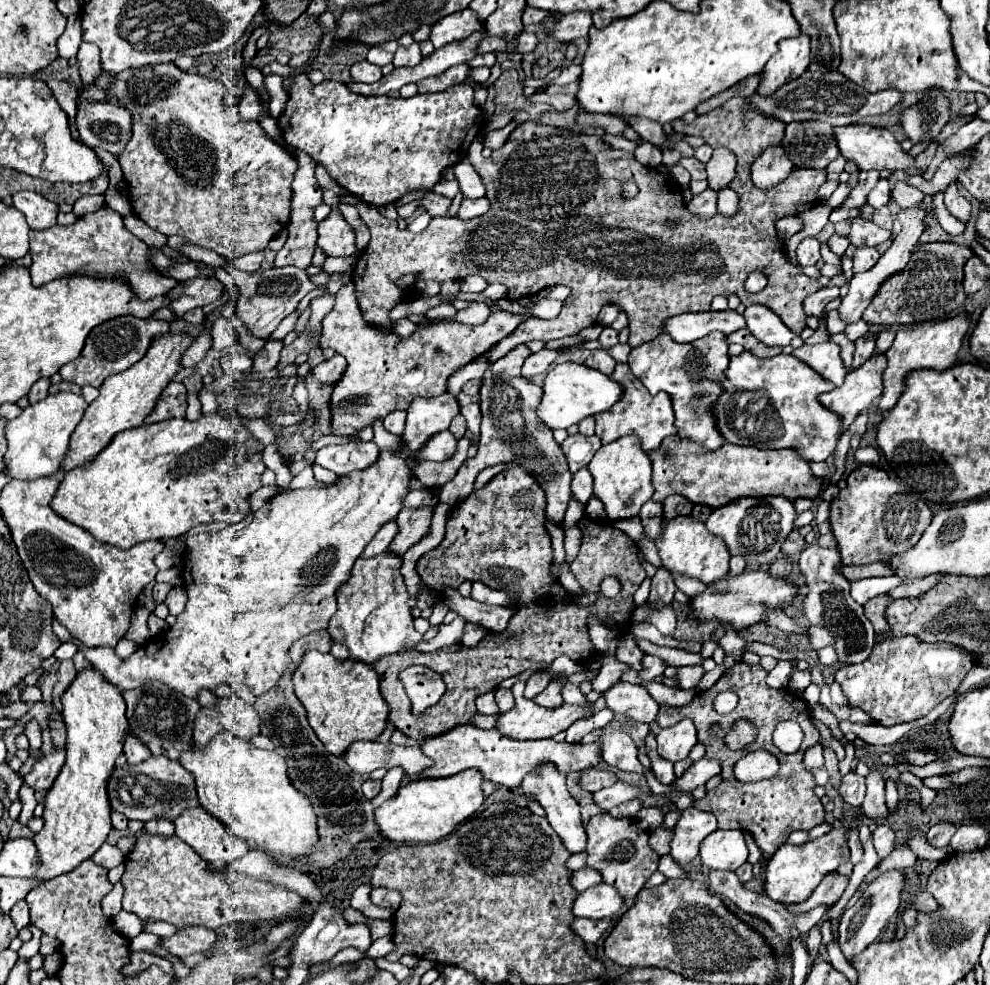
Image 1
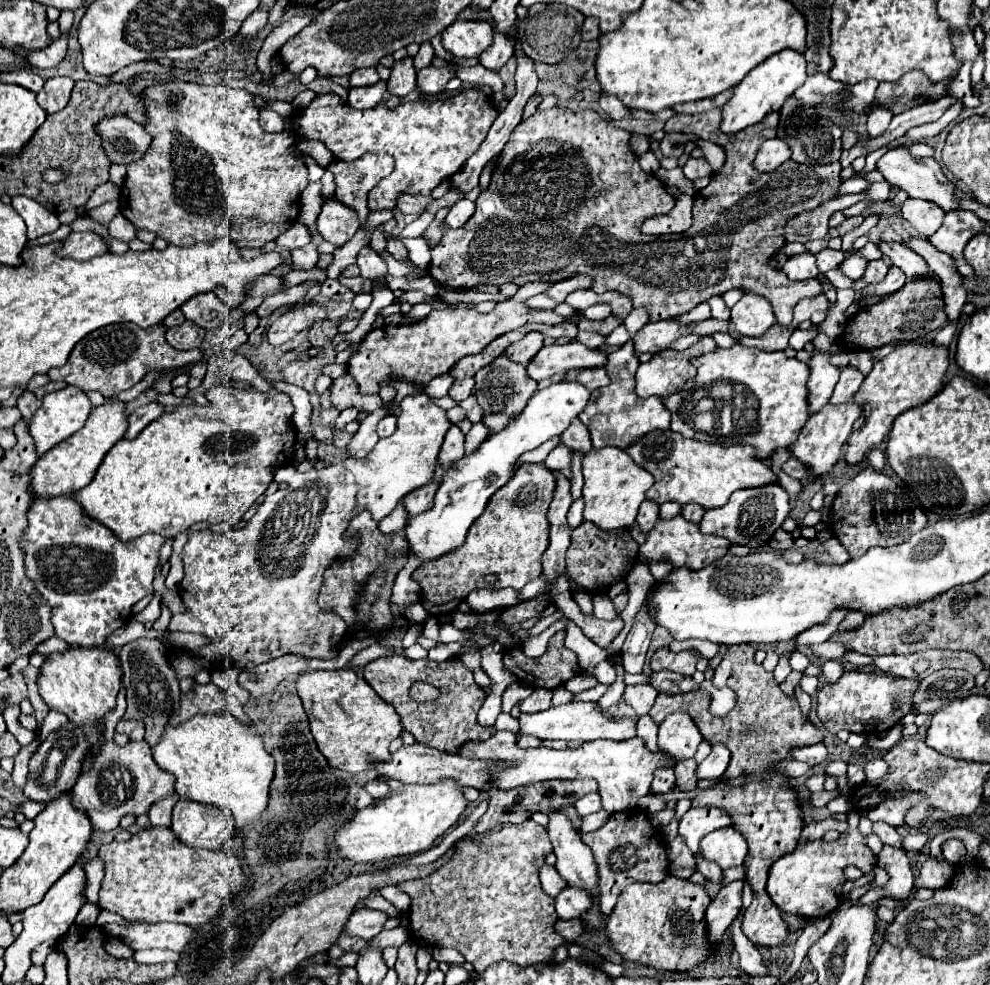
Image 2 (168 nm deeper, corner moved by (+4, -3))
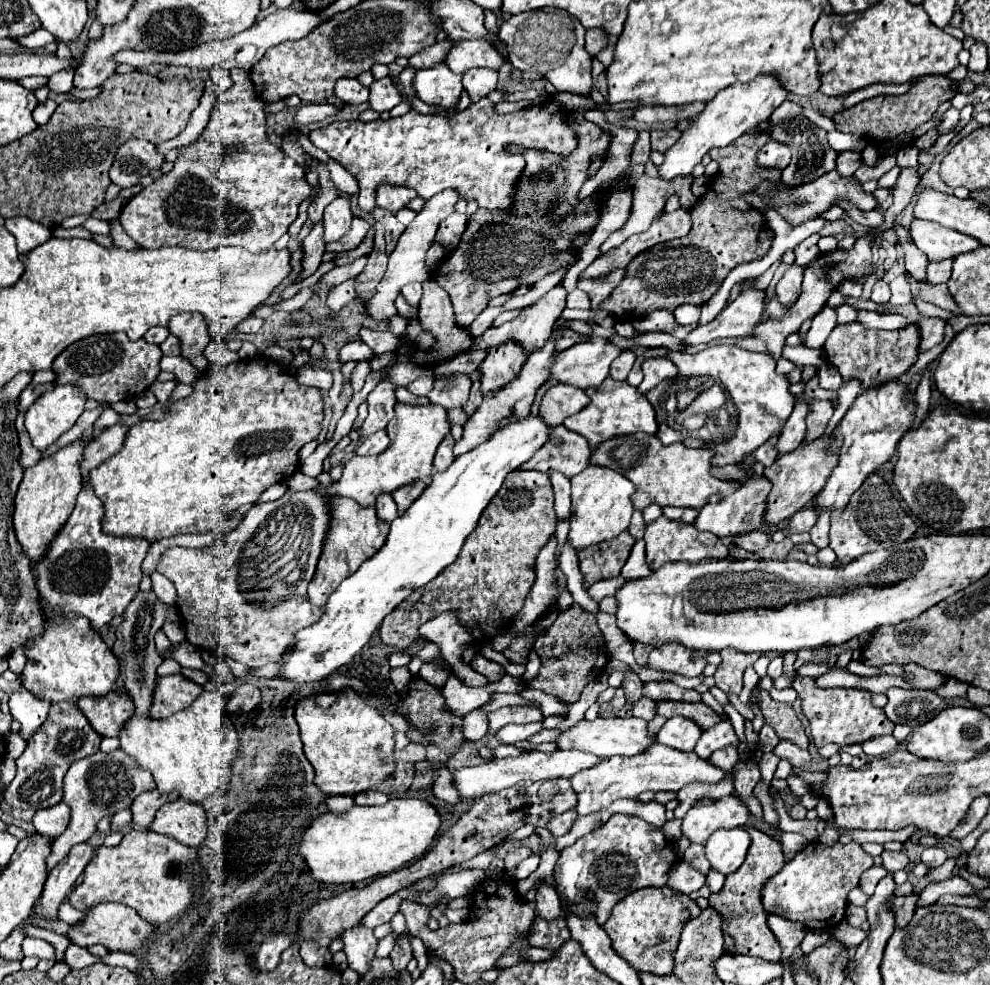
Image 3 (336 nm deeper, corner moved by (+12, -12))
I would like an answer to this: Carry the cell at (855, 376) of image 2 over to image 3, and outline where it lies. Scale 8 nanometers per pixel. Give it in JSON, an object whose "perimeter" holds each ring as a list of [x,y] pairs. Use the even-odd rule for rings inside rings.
{"perimeter":[[[814,399],[812,405],[810,405],[810,411],[808,411],[808,417],[806,417],[806,425],[808,425],[808,431],[806,431],[806,437],[804,441],[812,441],[816,437],[822,435],[822,431],[826,429],[830,417],[834,413],[834,403],[832,401],[818,401]]]}

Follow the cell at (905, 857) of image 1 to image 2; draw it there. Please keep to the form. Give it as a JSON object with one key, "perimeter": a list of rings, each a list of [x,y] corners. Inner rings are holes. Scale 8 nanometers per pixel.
{"perimeter":[[[925,833],[908,834],[903,840],[903,848],[909,850],[920,850],[928,841],[928,835]]]}

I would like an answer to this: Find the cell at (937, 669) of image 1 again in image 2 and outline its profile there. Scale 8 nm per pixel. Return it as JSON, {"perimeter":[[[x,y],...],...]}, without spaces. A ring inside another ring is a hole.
{"perimeter":[[[844,672],[838,682],[824,684],[818,690],[816,714],[824,728],[832,734],[836,734],[838,730],[848,730],[854,734],[880,734],[898,724],[904,714],[914,714],[914,706],[906,706],[906,694],[910,694],[916,684],[918,680],[894,678],[892,674]],[[894,700],[900,700],[902,706],[896,708]]]}

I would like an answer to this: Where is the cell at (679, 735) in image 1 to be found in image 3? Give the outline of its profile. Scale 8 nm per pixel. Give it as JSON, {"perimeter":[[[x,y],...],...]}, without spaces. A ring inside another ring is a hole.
{"perimeter":[[[672,717],[658,731],[656,741],[666,747],[678,749],[678,751],[692,751],[696,747],[696,741],[700,739],[700,735],[702,735],[702,731],[694,721],[690,721],[686,717]]]}

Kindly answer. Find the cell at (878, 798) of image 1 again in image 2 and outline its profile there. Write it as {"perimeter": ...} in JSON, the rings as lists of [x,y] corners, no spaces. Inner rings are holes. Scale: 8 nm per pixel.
{"perimeter":[[[876,822],[874,824],[874,832],[878,834],[878,838],[882,840],[882,844],[886,846],[894,846],[894,848],[902,848],[902,836],[888,824],[884,822]]]}

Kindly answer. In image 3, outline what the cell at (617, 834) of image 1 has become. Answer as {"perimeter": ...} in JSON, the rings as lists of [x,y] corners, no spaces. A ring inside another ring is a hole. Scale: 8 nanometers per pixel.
{"perimeter":[[[614,813],[596,831],[580,837],[572,847],[560,851],[556,863],[556,891],[578,911],[578,915],[596,915],[604,925],[612,907],[626,895],[642,887],[662,887],[668,881],[668,871],[678,861],[672,843],[664,839],[660,827],[630,815]],[[592,891],[594,901],[586,901],[584,893]]]}

